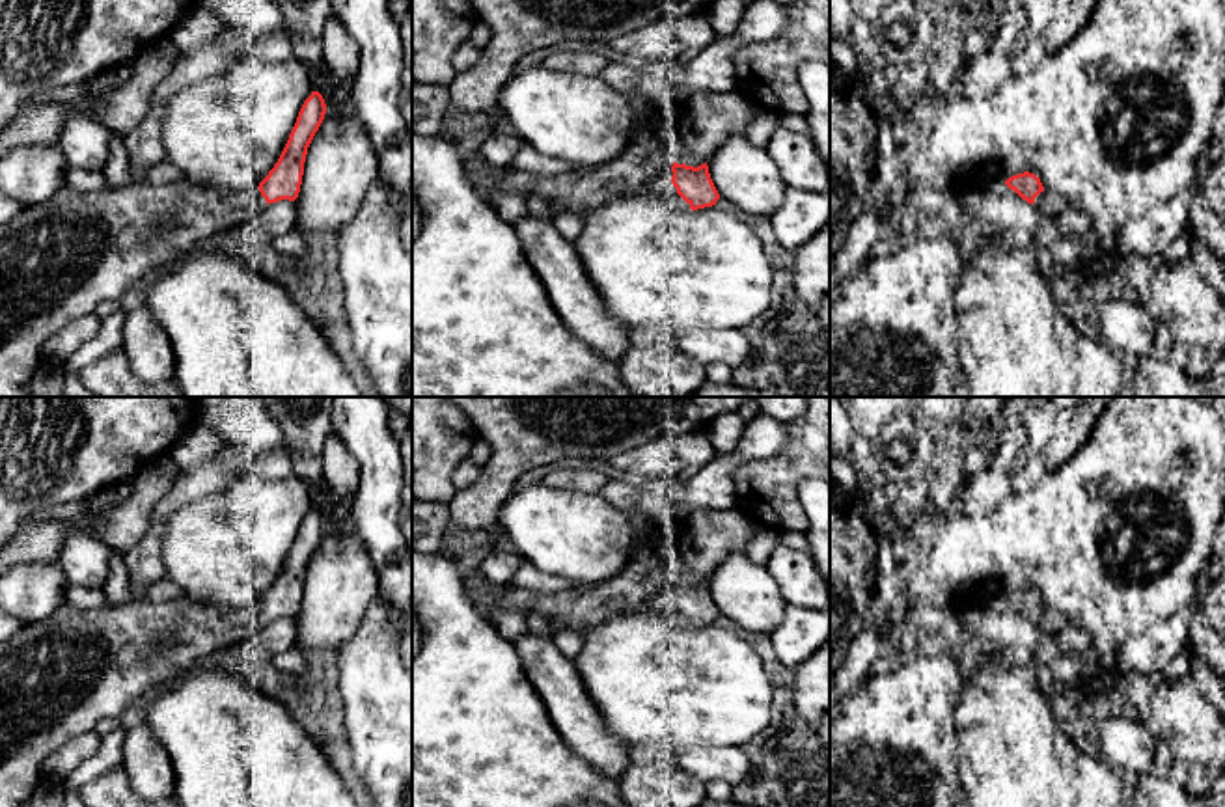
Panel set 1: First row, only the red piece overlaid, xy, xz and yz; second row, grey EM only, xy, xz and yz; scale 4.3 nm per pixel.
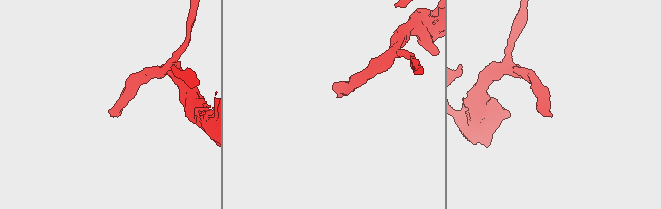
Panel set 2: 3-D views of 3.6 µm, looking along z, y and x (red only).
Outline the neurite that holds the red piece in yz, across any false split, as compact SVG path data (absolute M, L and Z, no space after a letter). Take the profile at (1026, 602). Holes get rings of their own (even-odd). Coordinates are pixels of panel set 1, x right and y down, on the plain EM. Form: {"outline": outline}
{"outline": "M1024 589L1012 593L1005 602L1044 632L1055 634L1067 624L1061 613L1044 608L1035 591Z"}

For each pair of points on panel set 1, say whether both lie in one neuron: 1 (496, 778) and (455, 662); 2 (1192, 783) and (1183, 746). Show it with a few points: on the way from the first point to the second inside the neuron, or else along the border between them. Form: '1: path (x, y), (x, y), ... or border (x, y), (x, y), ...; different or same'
1: path (485, 750), (470, 735), (470, 711), (465, 690); same
2: border (1160, 742), (1173, 757), (1199, 763), (1205, 768); different

